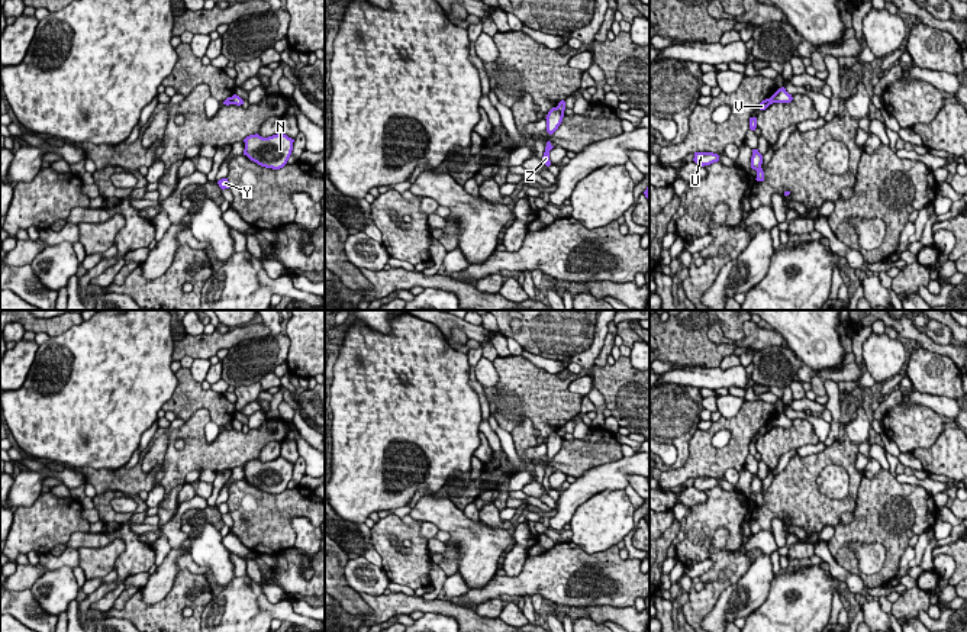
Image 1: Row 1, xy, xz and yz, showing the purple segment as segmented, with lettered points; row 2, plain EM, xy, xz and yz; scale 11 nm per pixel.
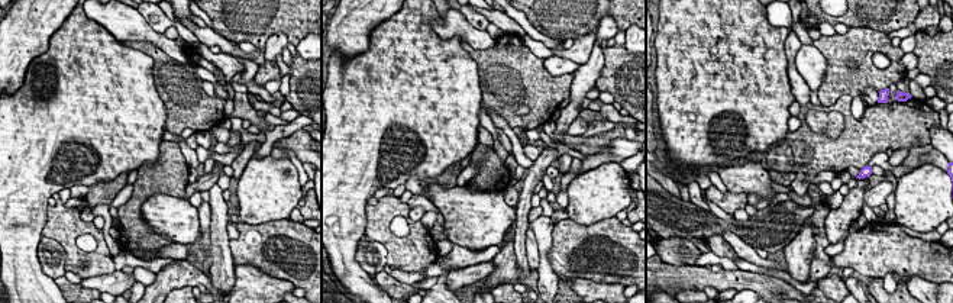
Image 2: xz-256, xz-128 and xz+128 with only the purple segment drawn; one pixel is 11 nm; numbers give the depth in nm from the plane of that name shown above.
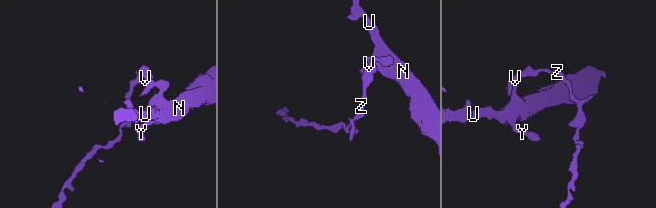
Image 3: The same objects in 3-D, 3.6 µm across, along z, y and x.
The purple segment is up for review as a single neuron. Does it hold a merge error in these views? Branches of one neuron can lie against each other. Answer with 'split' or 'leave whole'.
split

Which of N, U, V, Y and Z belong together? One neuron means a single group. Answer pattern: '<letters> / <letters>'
N U V Y / Z

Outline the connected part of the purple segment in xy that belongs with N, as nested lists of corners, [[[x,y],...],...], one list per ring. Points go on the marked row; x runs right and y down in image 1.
[[[278,132],[268,138],[262,138],[258,133],[249,135],[244,142],[244,155],[251,161],[265,168],[280,170],[287,164],[291,155],[294,139]]]

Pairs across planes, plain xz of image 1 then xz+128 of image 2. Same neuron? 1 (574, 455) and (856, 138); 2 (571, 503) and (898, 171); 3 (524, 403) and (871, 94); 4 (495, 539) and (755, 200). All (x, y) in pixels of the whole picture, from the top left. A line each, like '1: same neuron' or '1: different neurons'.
1: same neuron
2: different neurons
3: different neurons
4: different neurons

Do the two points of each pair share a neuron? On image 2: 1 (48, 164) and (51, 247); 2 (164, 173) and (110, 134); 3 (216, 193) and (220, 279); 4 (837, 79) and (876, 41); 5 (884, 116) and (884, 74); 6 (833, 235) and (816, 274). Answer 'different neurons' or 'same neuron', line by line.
1: different neurons
2: different neurons
3: same neuron
4: same neuron
5: different neurons
6: different neurons

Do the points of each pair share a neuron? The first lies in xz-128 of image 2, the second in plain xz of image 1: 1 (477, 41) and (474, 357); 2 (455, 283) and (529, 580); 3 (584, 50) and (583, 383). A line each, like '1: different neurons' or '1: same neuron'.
1: different neurons
2: same neuron
3: different neurons

